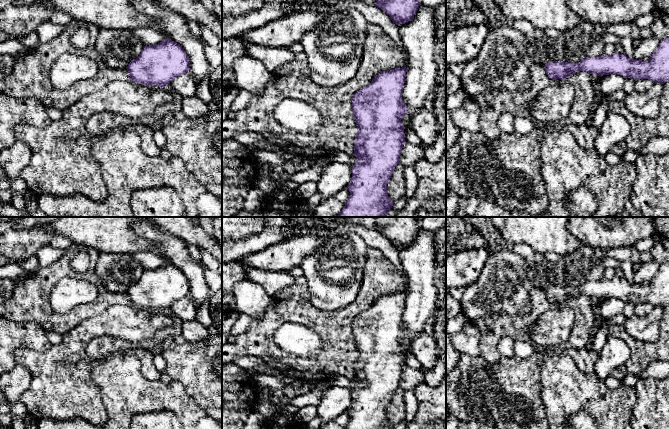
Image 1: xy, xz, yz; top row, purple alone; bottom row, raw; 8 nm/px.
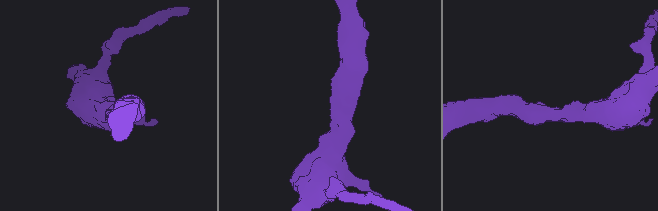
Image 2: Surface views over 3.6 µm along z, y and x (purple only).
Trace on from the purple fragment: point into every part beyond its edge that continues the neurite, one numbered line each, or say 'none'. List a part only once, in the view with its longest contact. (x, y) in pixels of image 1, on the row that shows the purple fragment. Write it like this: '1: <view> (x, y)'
none

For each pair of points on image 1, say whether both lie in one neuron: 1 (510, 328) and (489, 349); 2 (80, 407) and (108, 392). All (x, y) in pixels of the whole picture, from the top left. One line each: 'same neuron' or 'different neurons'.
1: same neuron
2: different neurons

